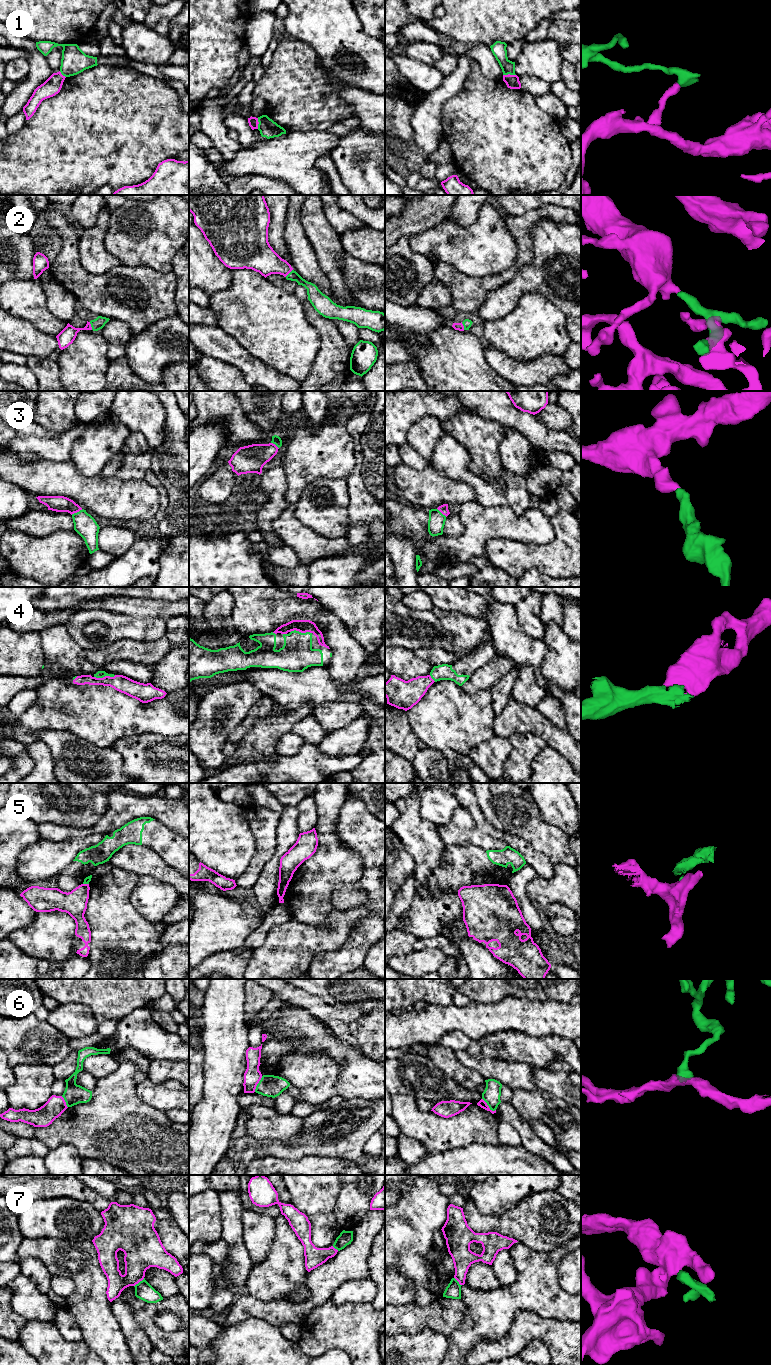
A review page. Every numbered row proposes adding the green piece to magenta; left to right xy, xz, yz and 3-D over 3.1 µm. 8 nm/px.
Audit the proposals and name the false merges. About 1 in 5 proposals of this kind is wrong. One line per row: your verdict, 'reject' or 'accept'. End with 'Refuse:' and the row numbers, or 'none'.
1: reject
2: accept
3: accept
4: accept
5: reject
6: reject
7: reject
Refuse: 1, 5, 6, 7

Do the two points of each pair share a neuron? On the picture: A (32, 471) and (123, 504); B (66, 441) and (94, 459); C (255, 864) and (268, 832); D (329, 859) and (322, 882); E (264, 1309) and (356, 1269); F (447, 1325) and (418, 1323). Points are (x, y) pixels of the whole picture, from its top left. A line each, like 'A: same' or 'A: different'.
A: same
B: different
C: same
D: same
E: same
F: same

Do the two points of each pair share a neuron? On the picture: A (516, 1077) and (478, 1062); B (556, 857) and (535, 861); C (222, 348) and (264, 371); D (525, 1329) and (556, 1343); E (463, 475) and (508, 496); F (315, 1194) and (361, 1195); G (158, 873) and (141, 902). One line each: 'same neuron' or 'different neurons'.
A: same neuron
B: different neurons
C: same neuron
D: same neuron
E: same neuron
F: different neurons
G: different neurons

